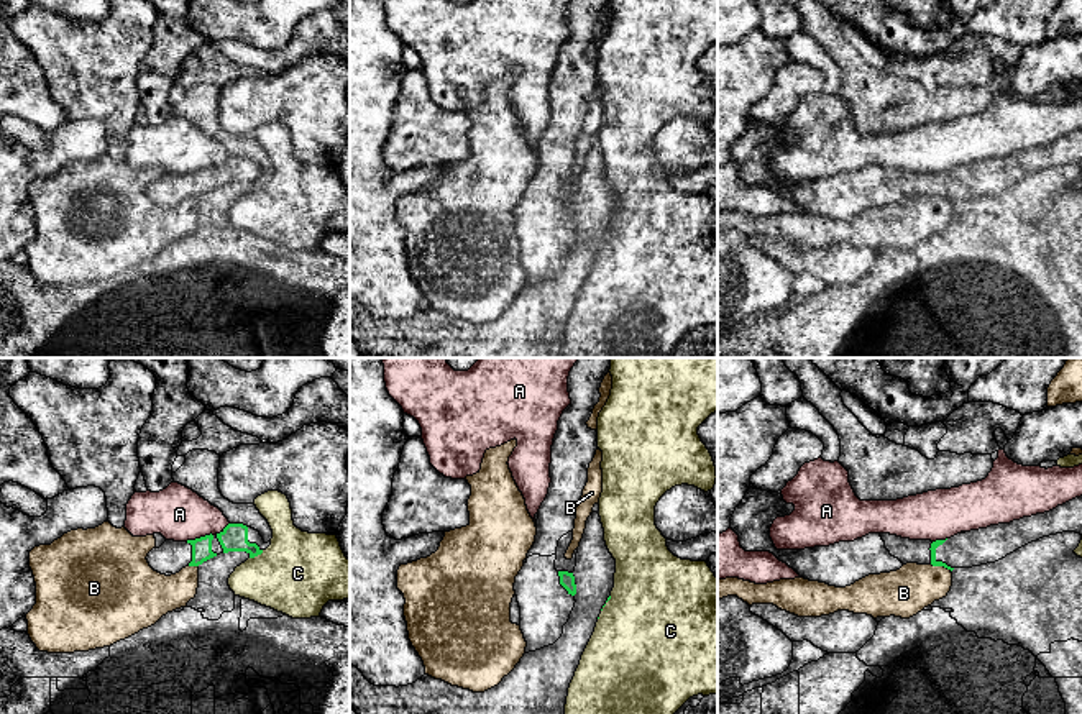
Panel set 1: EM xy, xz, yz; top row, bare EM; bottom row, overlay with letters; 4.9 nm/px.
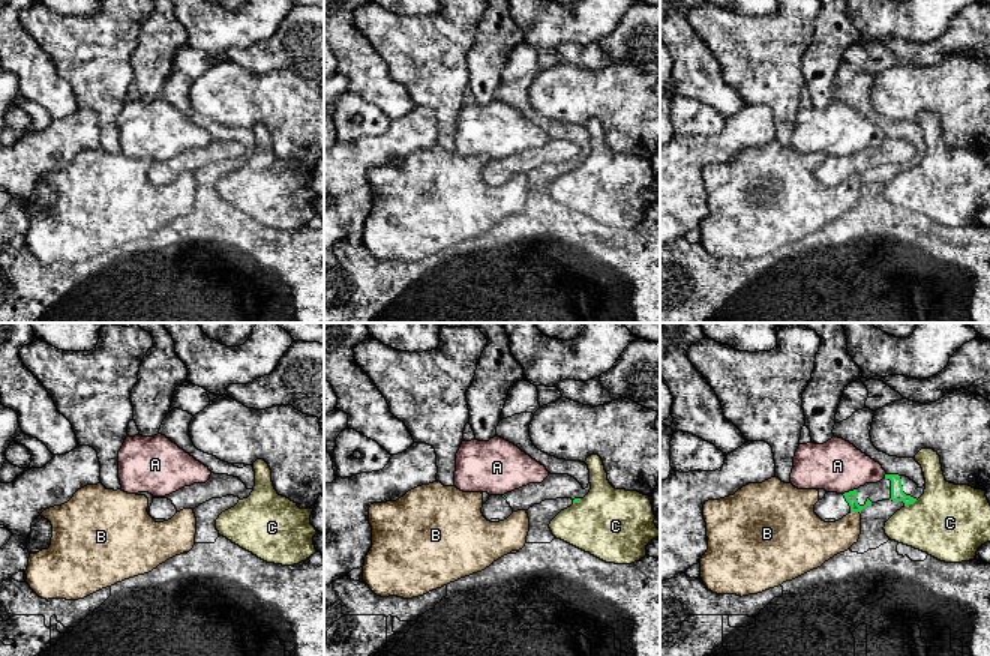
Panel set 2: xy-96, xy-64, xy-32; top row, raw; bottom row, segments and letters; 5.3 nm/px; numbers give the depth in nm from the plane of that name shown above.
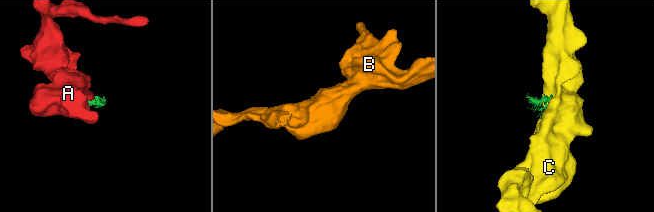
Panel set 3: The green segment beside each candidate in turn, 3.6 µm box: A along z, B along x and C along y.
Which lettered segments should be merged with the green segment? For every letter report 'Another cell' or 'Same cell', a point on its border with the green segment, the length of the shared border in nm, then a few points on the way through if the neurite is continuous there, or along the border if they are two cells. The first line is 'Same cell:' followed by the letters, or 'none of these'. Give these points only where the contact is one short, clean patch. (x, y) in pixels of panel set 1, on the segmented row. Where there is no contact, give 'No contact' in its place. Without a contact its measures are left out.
Same cell: none of these
A: Another cell. Touches green at xy (201, 537). Shared border 140 nm. Boundary: xy (212, 534), (186, 540)
B: Another cell. Touches green at yz (941, 565). Shared border 110 nm. Boundary: yz (931, 563), (951, 570)
C: Another cell. Touches green at xy (256, 555). Shared border 80 nm

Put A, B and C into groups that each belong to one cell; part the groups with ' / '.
A / B / C

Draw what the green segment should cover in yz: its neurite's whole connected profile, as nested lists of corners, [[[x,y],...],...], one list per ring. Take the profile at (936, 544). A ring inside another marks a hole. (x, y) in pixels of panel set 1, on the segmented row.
[[[749,487],[742,502],[731,517],[731,529],[739,535],[740,547],[745,552],[770,552],[780,561],[793,568],[800,576],[809,581],[826,583],[836,588],[846,588],[869,576],[900,570],[906,563],[954,568],[972,568],[995,563],[1018,548],[1036,542],[1043,537],[1075,532],[1082,535],[1082,496],[1075,497],[1056,509],[1023,517],[1010,524],[990,525],[987,529],[957,533],[947,540],[910,540],[890,533],[869,533],[854,542],[839,542],[829,547],[814,547],[805,550],[777,550],[770,538],[770,527],[777,517],[790,515],[793,504],[783,501],[782,491],[770,492]]]

